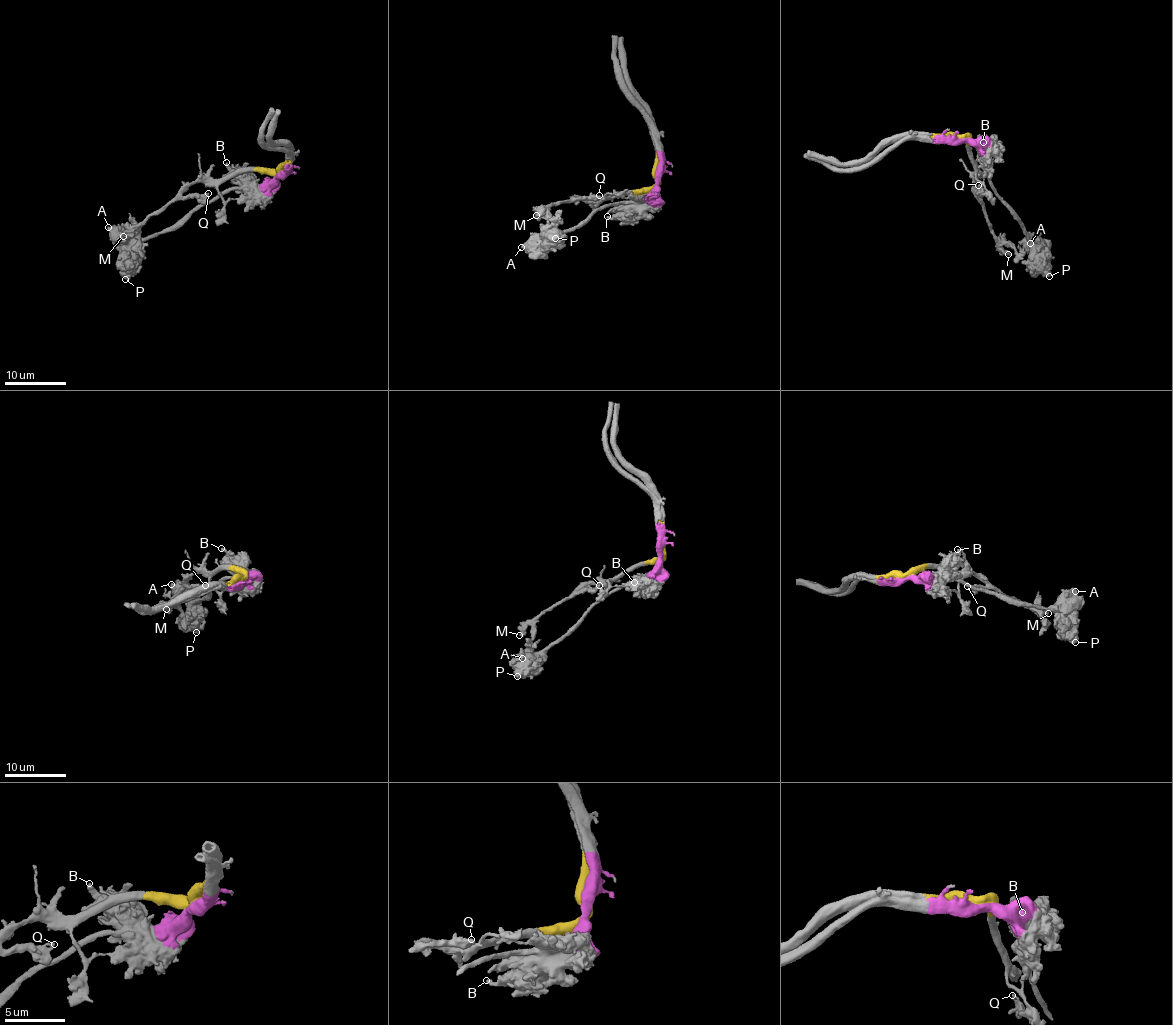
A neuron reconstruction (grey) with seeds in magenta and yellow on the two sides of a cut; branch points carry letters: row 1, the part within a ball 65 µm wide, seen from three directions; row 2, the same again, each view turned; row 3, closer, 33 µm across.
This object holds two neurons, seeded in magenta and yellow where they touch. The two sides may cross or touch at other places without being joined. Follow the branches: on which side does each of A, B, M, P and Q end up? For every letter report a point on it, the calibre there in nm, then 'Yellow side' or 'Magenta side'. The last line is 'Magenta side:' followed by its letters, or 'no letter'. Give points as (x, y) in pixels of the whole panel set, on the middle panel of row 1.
A: Place: (521, 247). Thickness 600 nm. Magenta side
B: Place: (607, 216). Thickness 320 nm. Magenta side
M: Place: (536, 215). Thickness 440 nm. Yellow side
P: Place: (555, 238). Thickness 800 nm. Magenta side
Q: Place: (599, 195). Thickness 170 nm. Yellow side
Magenta side: A, B, P

